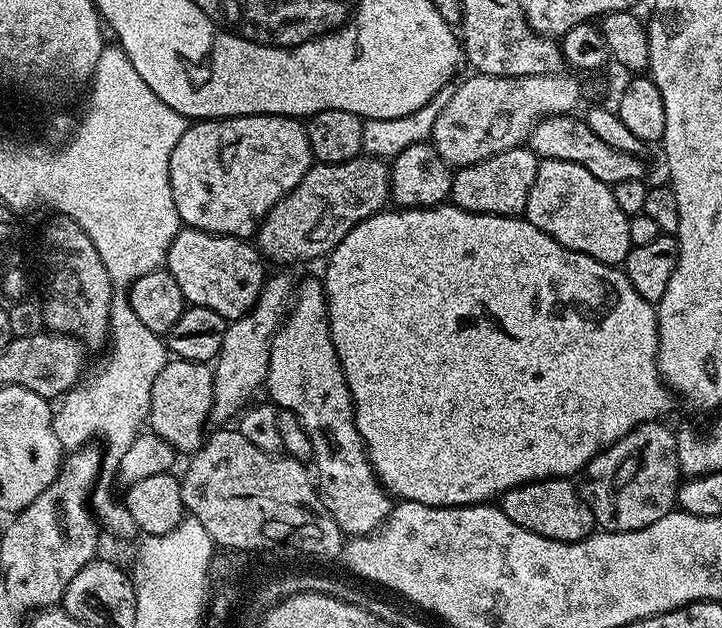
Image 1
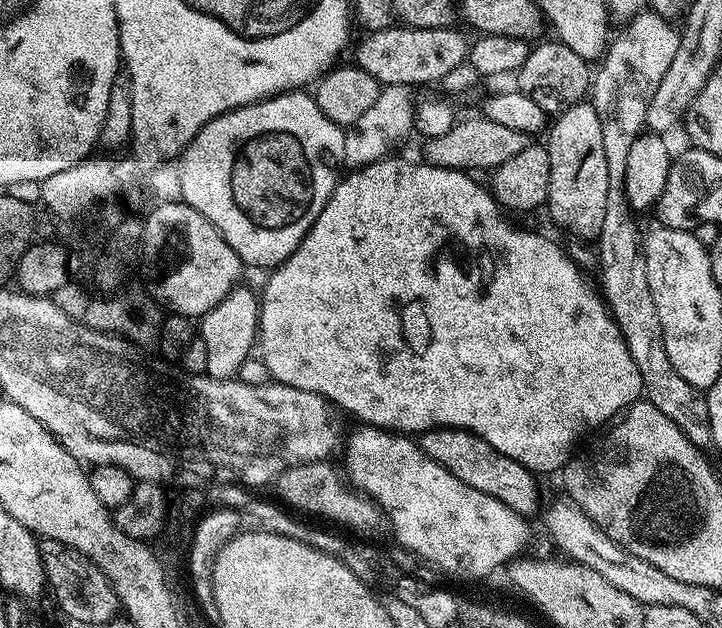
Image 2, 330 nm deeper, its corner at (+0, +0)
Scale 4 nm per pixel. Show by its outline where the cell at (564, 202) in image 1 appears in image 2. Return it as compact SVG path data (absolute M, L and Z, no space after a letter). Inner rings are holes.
M581 102L570 106L565 112L559 113L551 121L547 129L546 147L550 154L550 190L546 212L560 228L565 228L572 238L584 242L592 242L599 237L602 230L602 218L606 214L606 154L602 150L602 122L598 118L596 108L590 102Z

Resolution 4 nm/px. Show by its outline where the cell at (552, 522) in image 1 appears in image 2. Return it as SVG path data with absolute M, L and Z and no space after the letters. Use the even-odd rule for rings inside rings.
M431 428L429 432L419 433L418 443L438 466L442 466L458 482L466 486L474 486L482 494L490 494L490 498L498 498L502 506L514 510L517 516L532 518L532 515L540 508L540 484L537 473L514 462L514 458L506 458L490 442L478 438L472 432L466 432L463 428Z

